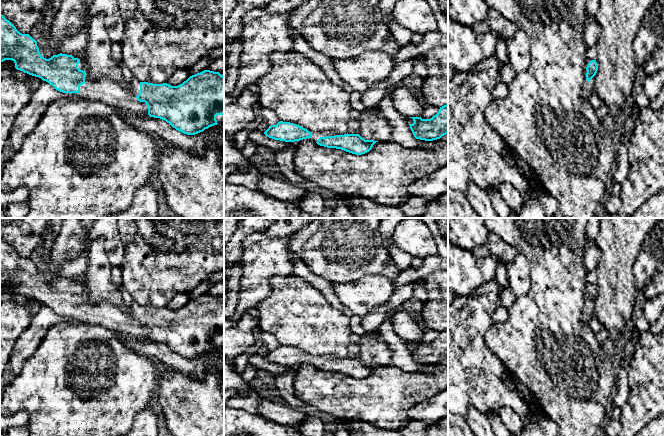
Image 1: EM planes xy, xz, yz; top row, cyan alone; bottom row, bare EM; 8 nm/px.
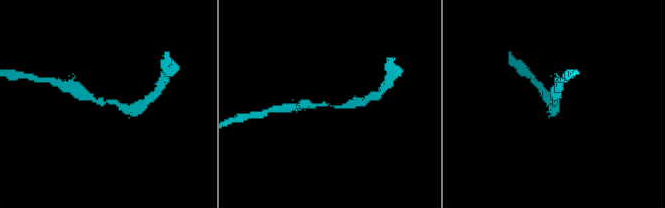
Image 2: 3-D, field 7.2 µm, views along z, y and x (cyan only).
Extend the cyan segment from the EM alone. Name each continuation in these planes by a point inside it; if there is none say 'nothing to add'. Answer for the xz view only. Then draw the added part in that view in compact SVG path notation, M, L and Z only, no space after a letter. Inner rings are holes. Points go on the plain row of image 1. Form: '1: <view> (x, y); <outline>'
1: xz (315, 360); M308 354L308 355L312 358L312 360L310 362L307 362L307 363L314 365L314 366L317 366L320 361L338 359L333 355L325 355L325 356L314 356L314 355L311 355L311 354Z

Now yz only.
1: yz (588, 311); M585 293L585 301L584 301L584 307L582 309L581 319L584 323L588 324L588 322L595 314L594 314L594 301L588 306L586 303L586 297L587 294Z

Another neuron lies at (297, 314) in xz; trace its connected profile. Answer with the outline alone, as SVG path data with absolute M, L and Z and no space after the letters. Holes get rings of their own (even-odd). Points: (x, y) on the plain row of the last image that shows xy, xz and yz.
M291 275L273 276L269 279L271 295L258 303L259 324L263 332L272 334L280 345L297 348L314 356L333 355L338 359L348 357L350 317L333 308L325 296L304 279Z

